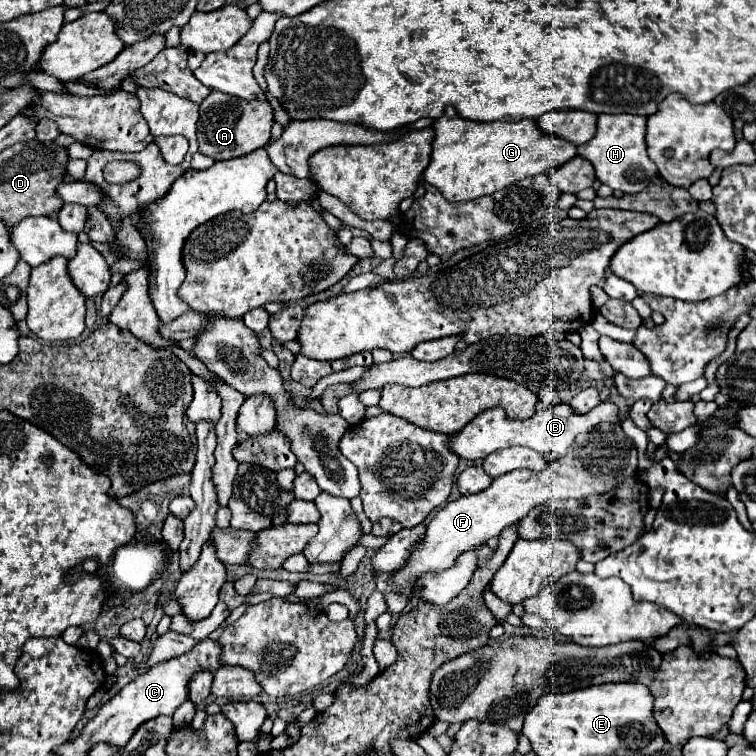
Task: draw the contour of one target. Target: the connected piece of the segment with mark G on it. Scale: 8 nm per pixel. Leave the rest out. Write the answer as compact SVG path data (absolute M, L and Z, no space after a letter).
M446 107L446 113L436 119L432 127L436 137L432 141L432 157L424 171L424 181L434 185L450 203L492 195L514 181L548 173L576 157L576 147L544 133L532 119L516 123L474 123L460 117L454 107Z

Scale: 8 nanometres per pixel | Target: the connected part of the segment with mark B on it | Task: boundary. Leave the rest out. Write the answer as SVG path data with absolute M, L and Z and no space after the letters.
M604 401L584 415L572 413L568 403L558 403L554 407L542 407L540 405L540 407L536 407L536 413L530 419L524 419L524 421L510 421L510 419L506 419L506 413L502 413L502 409L496 407L496 409L488 409L488 411L480 413L460 433L452 435L450 447L452 447L454 453L458 453L460 457L470 459L470 461L484 459L492 451L498 451L498 449L504 449L504 447L514 447L514 445L530 447L530 449L534 449L542 455L554 451L562 457L566 453L566 449L574 443L576 435L590 433L600 423L620 423L620 411L614 403Z

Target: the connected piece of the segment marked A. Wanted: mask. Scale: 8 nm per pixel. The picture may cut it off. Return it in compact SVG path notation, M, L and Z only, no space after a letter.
M212 91L200 105L198 119L198 145L200 153L214 161L226 161L240 155L248 155L270 141L274 111L268 101L240 101L238 97Z

